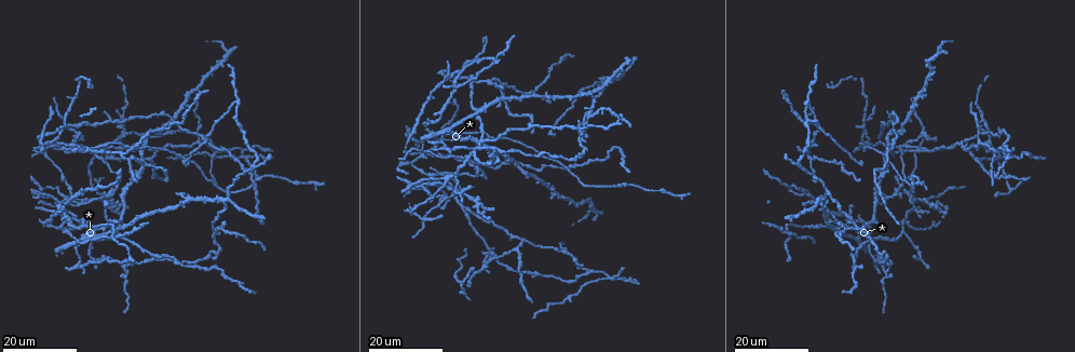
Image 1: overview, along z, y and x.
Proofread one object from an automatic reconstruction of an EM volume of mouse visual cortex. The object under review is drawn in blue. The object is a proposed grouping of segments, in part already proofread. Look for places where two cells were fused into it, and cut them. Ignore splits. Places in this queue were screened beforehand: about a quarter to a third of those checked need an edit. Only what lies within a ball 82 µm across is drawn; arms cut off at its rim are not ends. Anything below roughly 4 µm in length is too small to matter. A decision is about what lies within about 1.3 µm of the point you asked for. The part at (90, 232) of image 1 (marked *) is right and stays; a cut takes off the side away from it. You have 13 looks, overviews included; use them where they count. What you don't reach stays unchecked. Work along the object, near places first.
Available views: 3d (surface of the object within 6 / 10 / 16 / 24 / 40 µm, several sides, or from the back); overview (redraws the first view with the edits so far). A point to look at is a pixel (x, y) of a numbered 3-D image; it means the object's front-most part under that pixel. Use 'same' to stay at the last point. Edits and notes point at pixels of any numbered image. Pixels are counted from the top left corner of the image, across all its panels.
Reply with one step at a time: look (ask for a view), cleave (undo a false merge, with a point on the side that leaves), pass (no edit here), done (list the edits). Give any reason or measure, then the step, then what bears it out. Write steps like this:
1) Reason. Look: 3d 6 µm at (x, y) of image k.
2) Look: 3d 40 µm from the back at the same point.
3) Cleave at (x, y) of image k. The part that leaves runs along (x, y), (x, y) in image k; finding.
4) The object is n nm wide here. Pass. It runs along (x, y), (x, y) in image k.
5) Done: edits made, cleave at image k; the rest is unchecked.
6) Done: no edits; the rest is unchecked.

Three-way junction. Look: 3d 24 µm at (899, 146) of image 1.

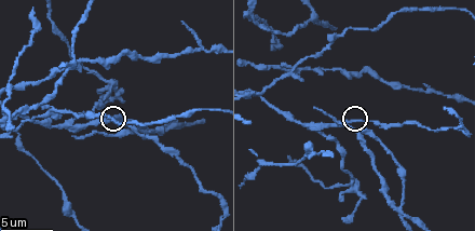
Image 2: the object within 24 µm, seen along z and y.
Look: 3d 10 µm at (105, 120) of image 2.

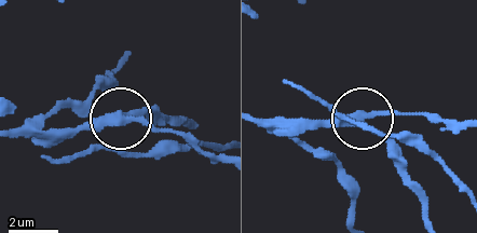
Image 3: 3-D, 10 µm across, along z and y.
Pass. It runs along (21, 129), (95, 129), (126, 120), (181, 129), (198, 140) in image 3; continuous, no second cell.

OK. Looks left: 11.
Thin arm on a thick one. Look: 3d 6 µm at (399, 205) of image 2.

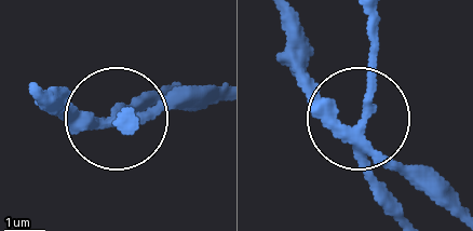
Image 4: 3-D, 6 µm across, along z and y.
3 arms meet here. Pass. All the same cell.

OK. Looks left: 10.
Three-way junction. Look: 3d 24 µm at (112, 155) of image 1.

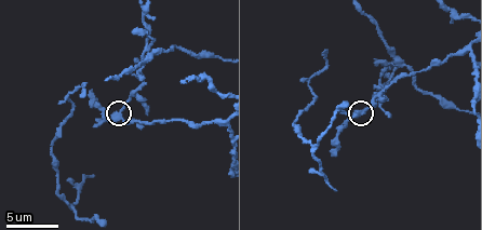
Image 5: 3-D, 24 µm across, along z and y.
Look: 3d 6 µm at (119, 116) of image 5.

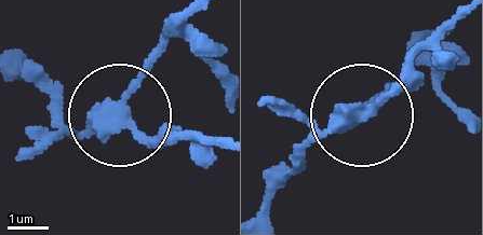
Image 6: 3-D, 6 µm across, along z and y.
Pass. It runs along (219, 146), (147, 135), (106, 114), (16, 155) in image 6; all the same cell.

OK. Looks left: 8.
A fork. Look: 3d 16 µm at (249, 158) of image 1.

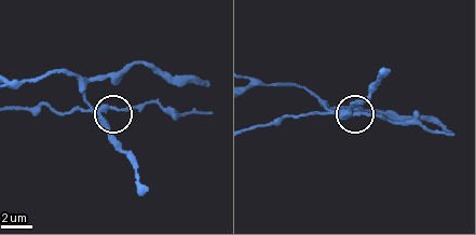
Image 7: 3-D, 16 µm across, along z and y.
Closer look. Look: 3d 10 µm at (100, 117) of image 7.

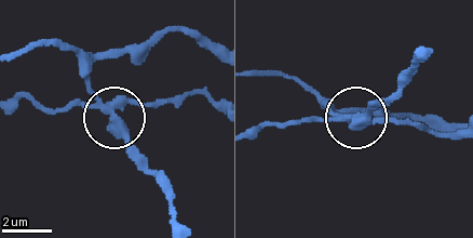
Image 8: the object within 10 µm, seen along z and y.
Cleave at (140, 102) of image 8. The part that leaves runs along (104, 103), (56, 109), (12, 100) in image 8; a second cell is stuck on.

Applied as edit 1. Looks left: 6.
Redraw. Look: overview.

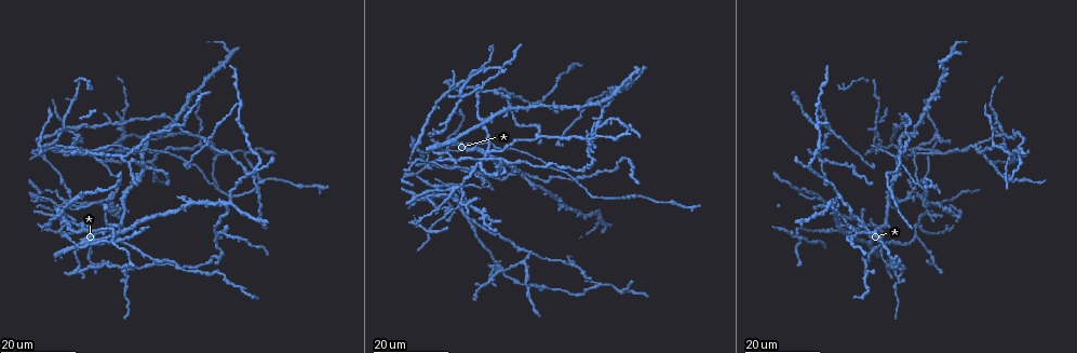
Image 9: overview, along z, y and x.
Three-way junction. Look: 3d 24 µm at (523, 263) of image 9.

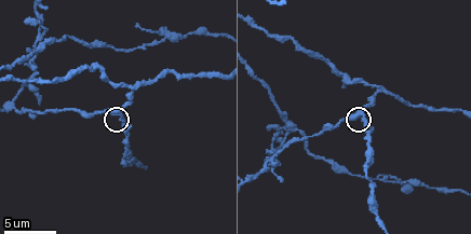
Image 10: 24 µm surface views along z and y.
Look: 3d 10 µm at (359, 115) of image 10.

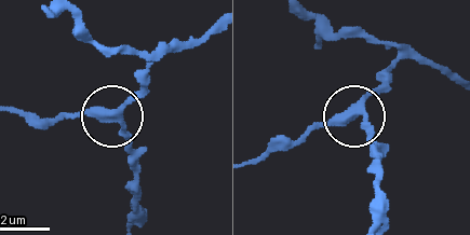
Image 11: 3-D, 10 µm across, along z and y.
The side arm is 19 µm long. Pass. All the same cell.

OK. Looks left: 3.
Looks like a crossing. Look: 3d 16 µm at (352, 187) of image 2.

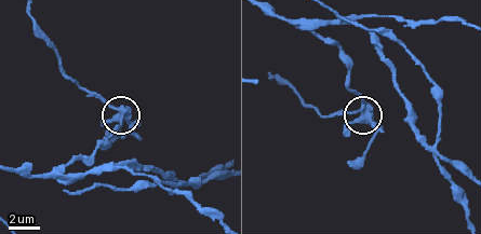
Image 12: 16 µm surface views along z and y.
Cleave at (138, 124) of image 12. A second cell is stuck on.

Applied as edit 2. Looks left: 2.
Done: edits made, cleave at image 8, cleave at image 12; the rest is unchecked.

